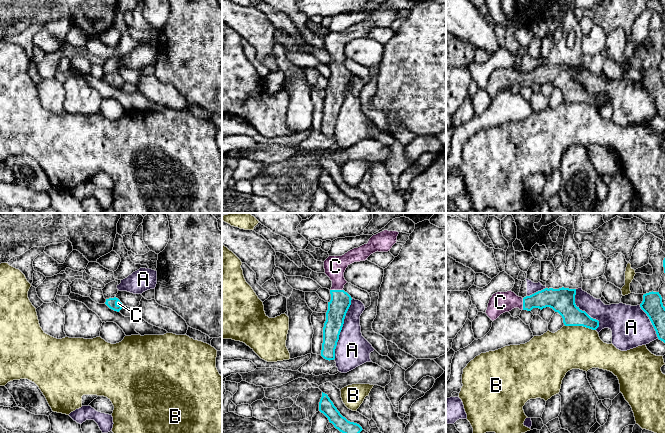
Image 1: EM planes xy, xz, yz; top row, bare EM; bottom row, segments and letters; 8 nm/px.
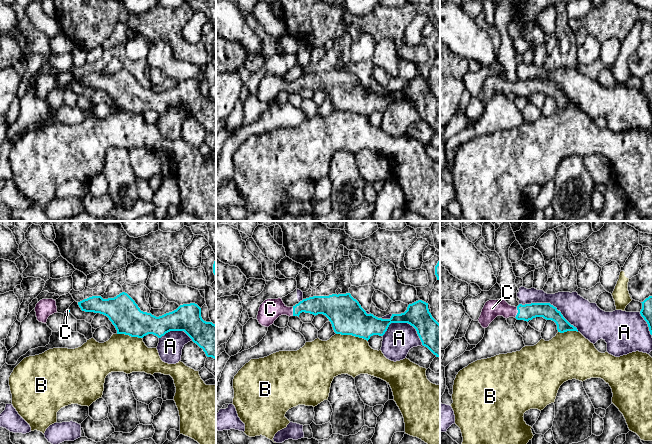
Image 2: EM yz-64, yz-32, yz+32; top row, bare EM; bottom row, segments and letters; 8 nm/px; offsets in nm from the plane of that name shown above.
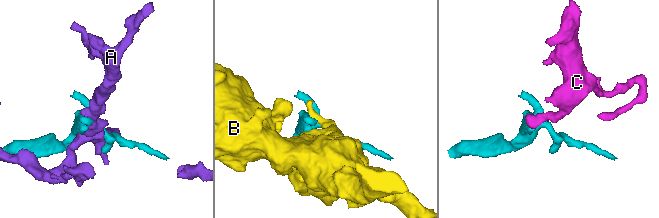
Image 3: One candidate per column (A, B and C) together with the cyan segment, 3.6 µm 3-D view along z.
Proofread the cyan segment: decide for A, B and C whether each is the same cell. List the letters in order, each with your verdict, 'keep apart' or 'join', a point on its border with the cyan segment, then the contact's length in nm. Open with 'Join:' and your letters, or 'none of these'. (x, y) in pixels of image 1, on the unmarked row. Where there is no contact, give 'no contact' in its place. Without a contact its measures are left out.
Join: C
A: keep apart; meets cyan in xz at (341, 104); contact 500 nm long
B: keep apart; meets cyan in yz at (580, 101); contact 260 nm long
C: join; meets cyan in xz at (336, 66); contact 100 nm long

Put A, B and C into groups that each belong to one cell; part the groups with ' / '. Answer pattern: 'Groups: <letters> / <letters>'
Groups: A / B / C

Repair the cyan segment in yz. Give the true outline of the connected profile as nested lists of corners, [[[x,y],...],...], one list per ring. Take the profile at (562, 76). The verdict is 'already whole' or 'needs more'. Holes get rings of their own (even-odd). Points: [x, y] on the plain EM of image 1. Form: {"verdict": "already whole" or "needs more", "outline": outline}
{"verdict": "needs more", "outline": [[[545,64],[524,74],[514,68],[497,68],[492,71],[486,86],[487,92],[496,96],[501,90],[514,84],[531,87],[533,84],[552,84],[558,88],[565,102],[583,102],[592,106],[599,103],[599,97],[591,94],[585,87],[575,80],[576,65],[569,64]]]}

